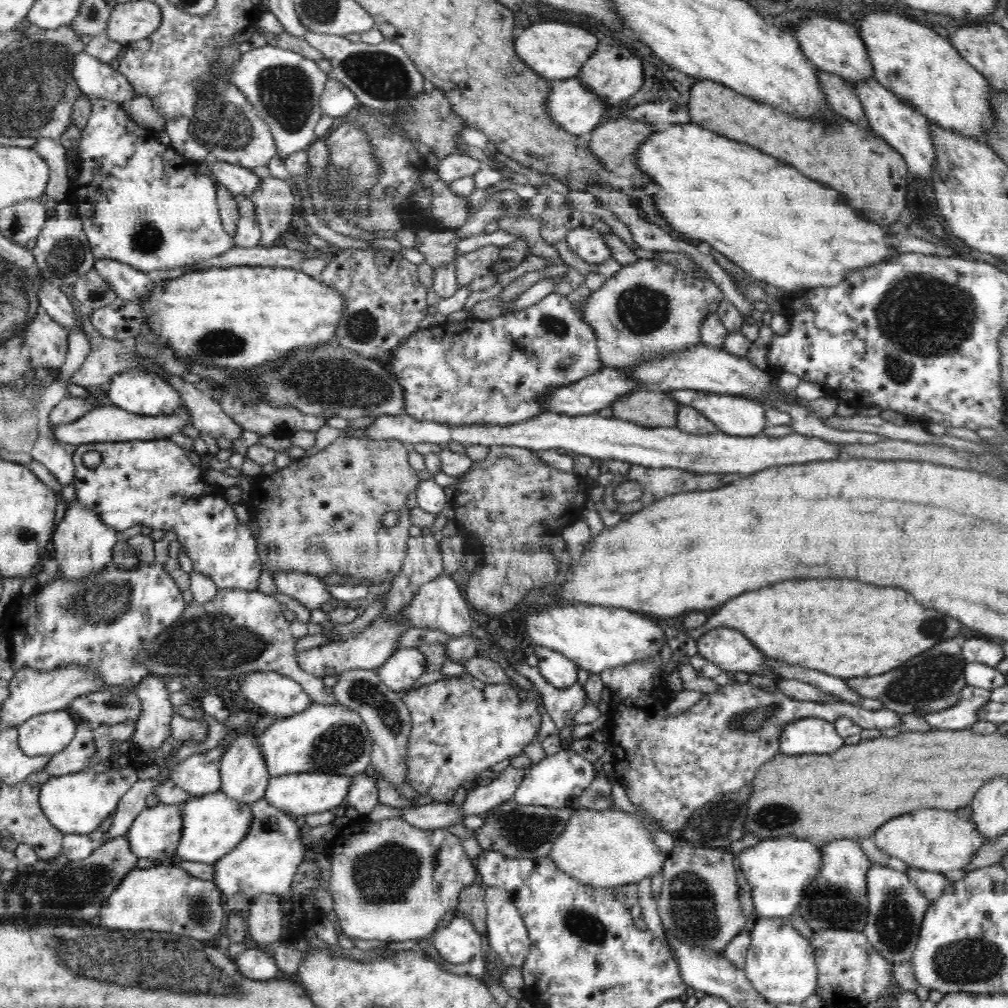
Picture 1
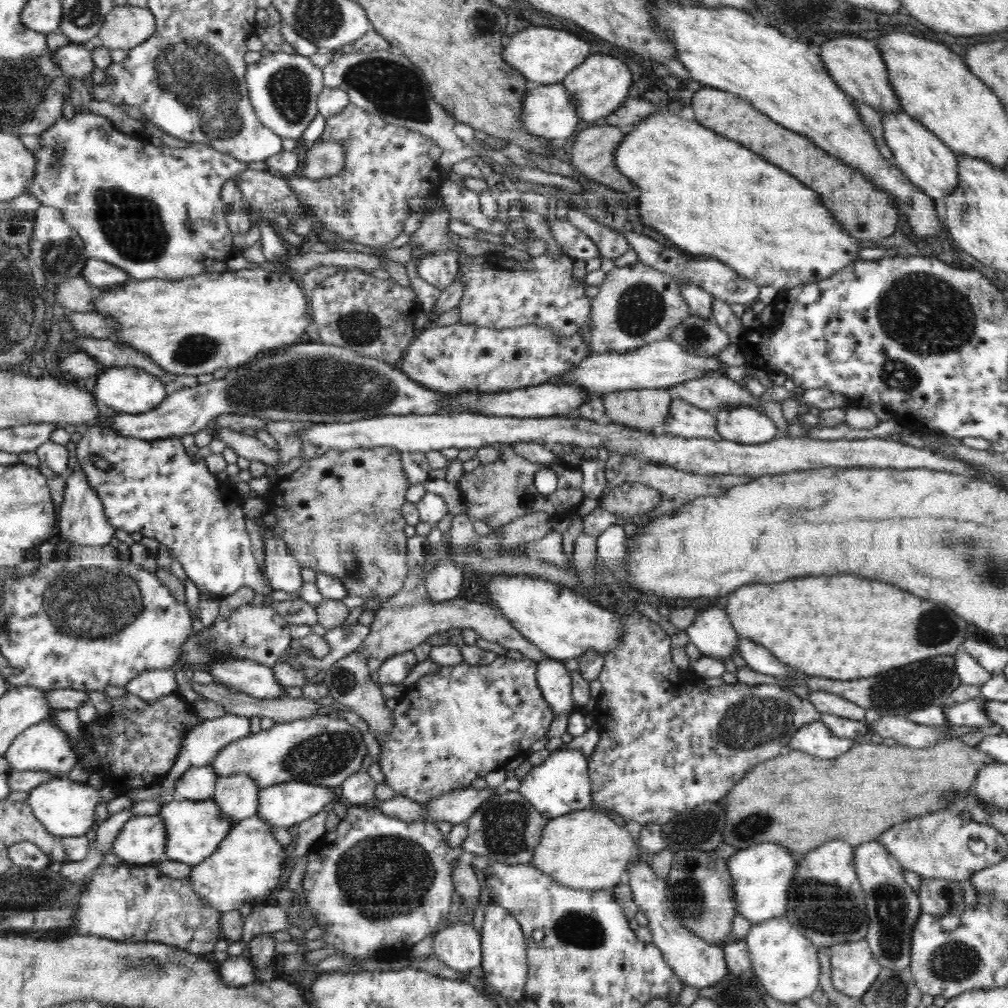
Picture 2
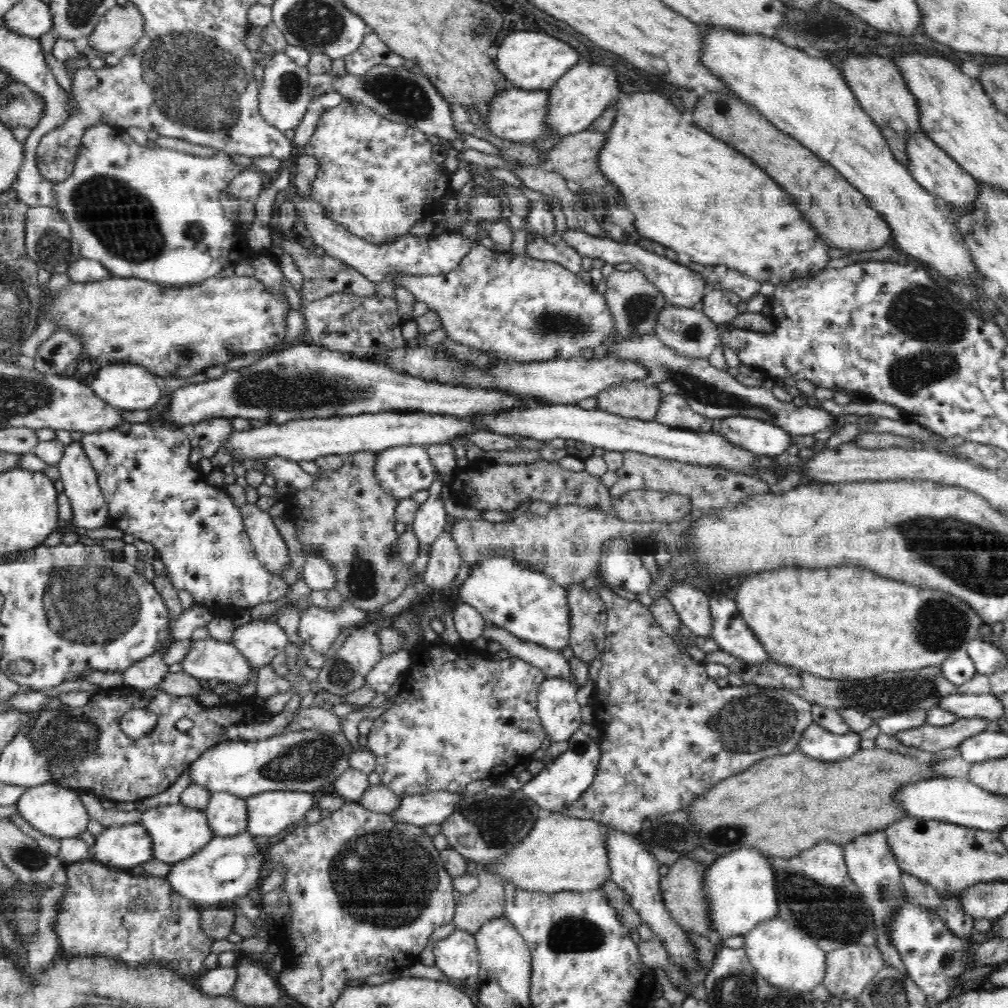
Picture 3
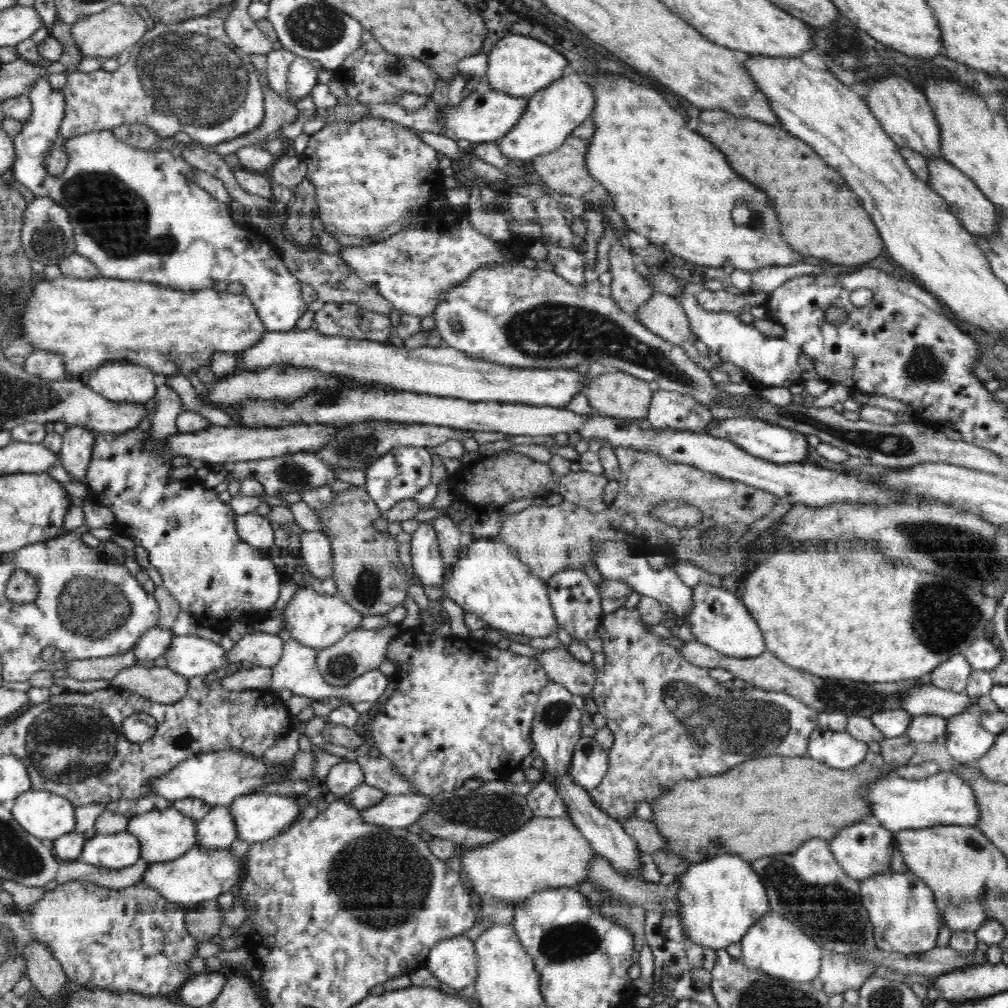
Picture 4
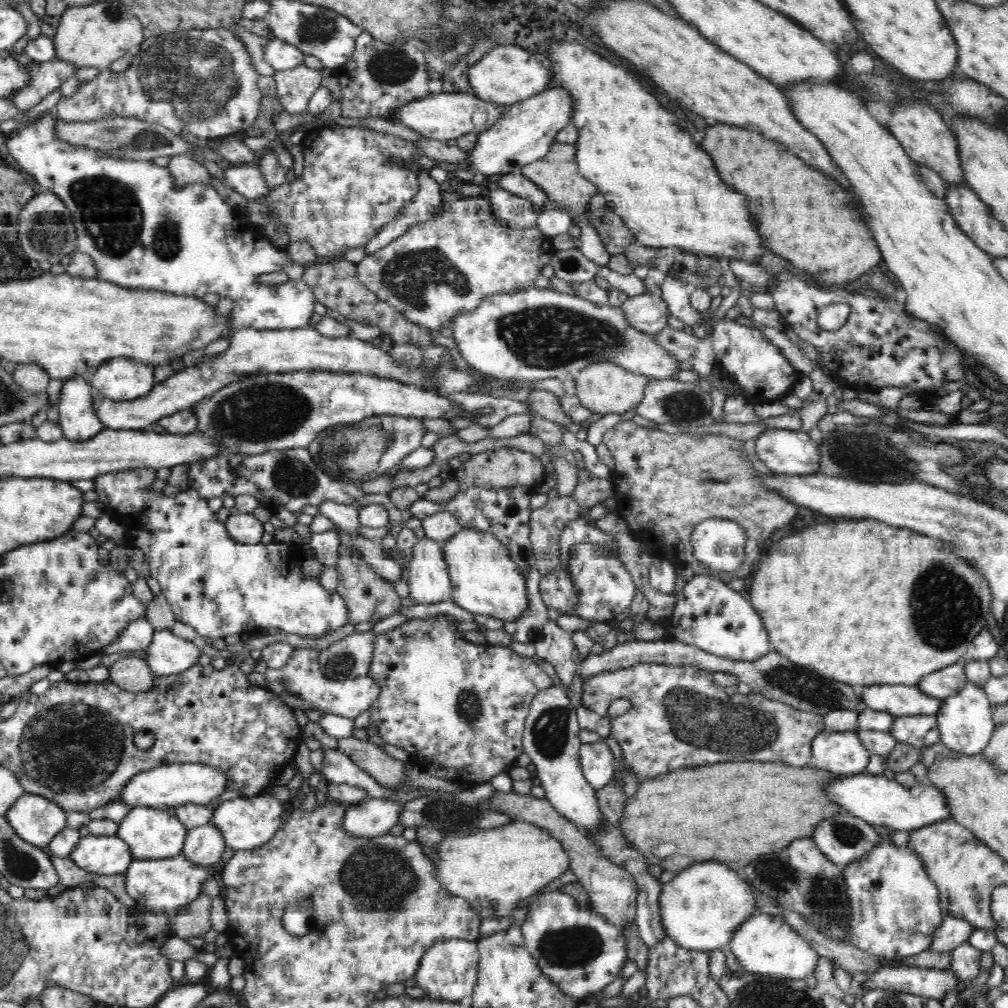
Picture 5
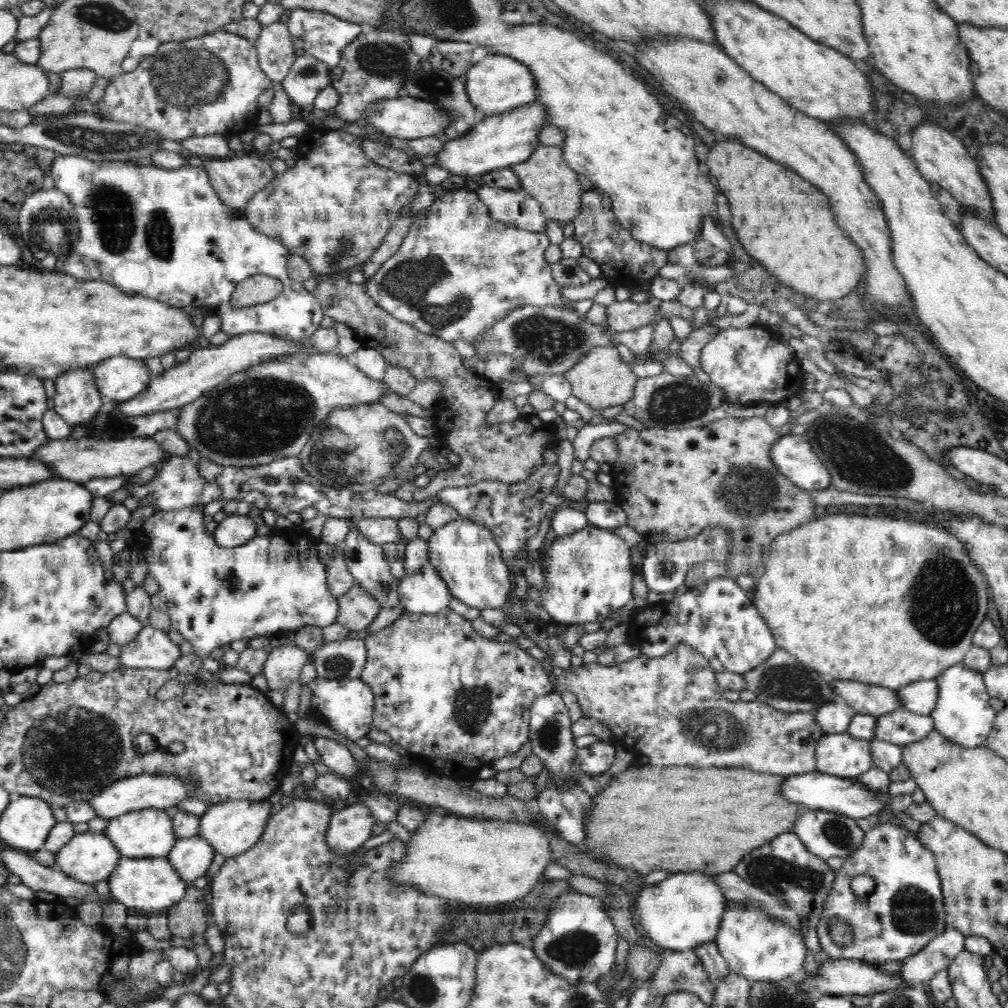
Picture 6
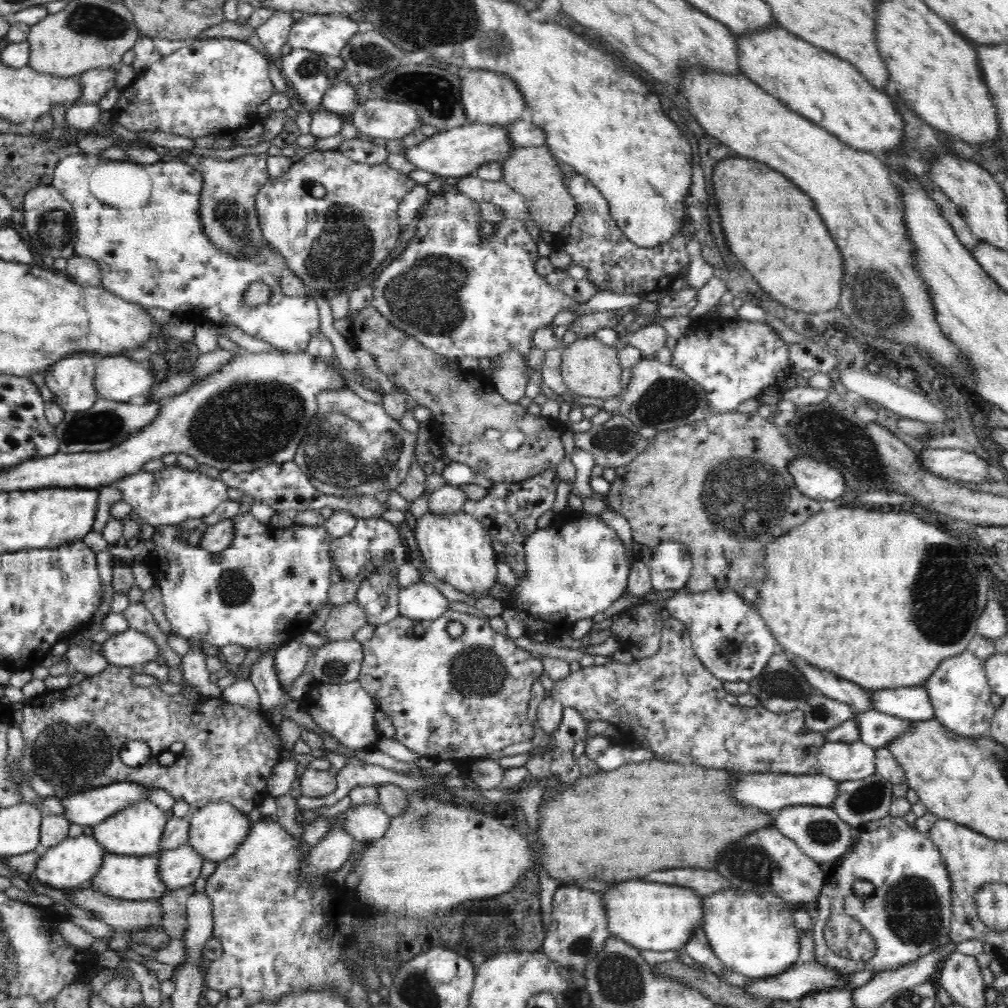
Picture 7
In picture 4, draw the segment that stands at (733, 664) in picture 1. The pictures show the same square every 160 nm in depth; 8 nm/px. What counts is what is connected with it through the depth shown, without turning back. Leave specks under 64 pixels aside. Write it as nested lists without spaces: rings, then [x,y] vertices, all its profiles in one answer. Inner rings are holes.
[[[602,541],[593,546],[595,550],[595,565],[602,574],[603,578],[608,579],[624,579],[628,587],[644,596],[649,596],[666,603],[668,609],[673,611],[676,620],[683,623],[694,610],[693,606],[693,590],[690,586],[686,586],[678,573],[671,567],[662,570],[654,570],[648,563],[645,556],[632,554],[629,547],[621,542]],[[618,554],[620,554],[618,559]]]

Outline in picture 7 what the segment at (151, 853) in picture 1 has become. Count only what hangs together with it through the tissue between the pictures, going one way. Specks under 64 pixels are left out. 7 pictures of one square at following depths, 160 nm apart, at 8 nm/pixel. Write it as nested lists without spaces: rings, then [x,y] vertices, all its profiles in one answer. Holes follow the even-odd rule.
[[[92,835],[66,837],[52,848],[42,850],[42,856],[38,859],[31,875],[32,879],[49,887],[66,890],[66,888],[78,887],[86,880],[90,880],[100,868],[102,857],[107,850],[102,848]]]

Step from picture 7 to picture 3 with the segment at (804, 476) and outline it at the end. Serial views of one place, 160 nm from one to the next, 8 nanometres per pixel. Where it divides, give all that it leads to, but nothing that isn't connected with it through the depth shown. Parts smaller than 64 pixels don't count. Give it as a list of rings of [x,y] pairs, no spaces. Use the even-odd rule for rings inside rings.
[[[742,416],[714,419],[711,431],[757,456],[780,456],[792,446],[795,439],[789,432],[774,426],[774,423]]]

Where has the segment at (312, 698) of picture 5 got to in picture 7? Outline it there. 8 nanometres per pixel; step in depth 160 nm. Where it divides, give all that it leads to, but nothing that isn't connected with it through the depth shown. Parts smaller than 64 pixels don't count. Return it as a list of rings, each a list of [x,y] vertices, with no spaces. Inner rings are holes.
[[[358,680],[340,685],[315,684],[314,697],[316,702],[311,707],[310,713],[314,717],[315,724],[328,729],[326,736],[320,734],[323,738],[335,738],[340,744],[346,745],[346,749],[354,751],[375,747],[381,738],[374,719],[378,708],[368,692],[360,687]]]

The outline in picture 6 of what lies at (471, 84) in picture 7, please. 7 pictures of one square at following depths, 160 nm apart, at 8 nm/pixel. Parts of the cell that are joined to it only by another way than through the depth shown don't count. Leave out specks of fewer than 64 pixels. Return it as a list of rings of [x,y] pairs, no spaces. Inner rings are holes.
[[[492,54],[473,64],[464,76],[466,92],[470,102],[478,108],[484,116],[492,116],[510,112],[532,102],[538,96],[533,74],[521,62],[509,56]]]

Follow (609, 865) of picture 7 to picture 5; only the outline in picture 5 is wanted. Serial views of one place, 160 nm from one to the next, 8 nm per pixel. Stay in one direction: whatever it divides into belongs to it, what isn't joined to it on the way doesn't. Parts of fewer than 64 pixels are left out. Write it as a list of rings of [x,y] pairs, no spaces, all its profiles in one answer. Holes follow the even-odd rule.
[[[724,762],[722,766],[720,764],[702,766],[700,770],[696,769],[678,769],[670,774],[664,776],[654,777],[652,781],[644,781],[638,785],[636,793],[628,797],[628,802],[625,802],[621,819],[619,820],[619,829],[622,830],[622,834],[628,842],[628,846],[634,846],[638,848],[646,860],[650,864],[658,864],[662,866],[666,876],[672,876],[675,873],[696,864],[696,862],[704,862],[704,860],[718,860],[718,862],[726,862],[726,866],[734,866],[734,870],[741,871],[742,866],[746,866],[749,862],[752,862],[754,858],[762,856],[762,854],[770,854],[774,850],[780,850],[780,848],[786,848],[792,840],[798,840],[801,838],[812,837],[813,830],[820,825],[820,822],[825,821],[827,818],[837,816],[838,813],[844,813],[841,810],[841,806],[838,806],[836,802],[832,802],[832,799],[825,794],[825,790],[828,789],[830,781],[838,780],[839,776],[833,774],[828,770],[817,770],[813,766],[794,767],[786,764],[774,764],[774,762]],[[736,806],[738,806],[738,822],[732,822],[730,818],[730,808],[732,808],[732,814],[736,814]],[[666,842],[674,842],[676,844],[676,852],[668,858],[656,858],[652,854],[652,850],[660,844],[666,844]]]

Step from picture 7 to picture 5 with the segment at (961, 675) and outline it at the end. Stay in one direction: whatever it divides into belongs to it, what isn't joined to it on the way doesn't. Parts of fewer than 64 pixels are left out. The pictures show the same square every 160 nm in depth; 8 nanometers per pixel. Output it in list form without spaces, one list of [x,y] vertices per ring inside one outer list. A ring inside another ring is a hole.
[[[968,681],[966,686],[954,696],[943,700],[941,709],[935,714],[937,727],[941,736],[940,742],[947,749],[973,757],[981,754],[989,744],[995,723],[992,720],[992,708],[983,688]]]

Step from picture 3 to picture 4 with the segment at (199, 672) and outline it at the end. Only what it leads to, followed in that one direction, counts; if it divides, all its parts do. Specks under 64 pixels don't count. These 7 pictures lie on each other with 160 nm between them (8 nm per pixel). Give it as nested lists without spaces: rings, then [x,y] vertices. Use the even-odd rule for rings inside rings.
[[[174,636],[168,650],[164,652],[166,666],[176,673],[192,678],[204,676],[222,667],[235,667],[226,661],[226,654],[220,644],[195,636]]]

